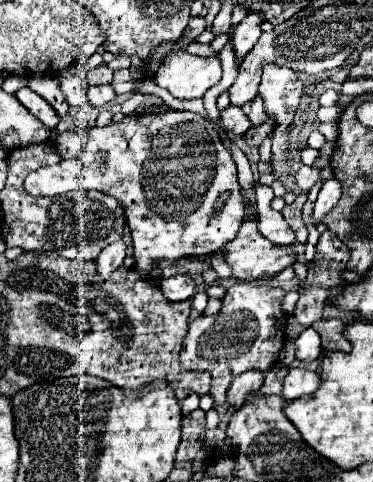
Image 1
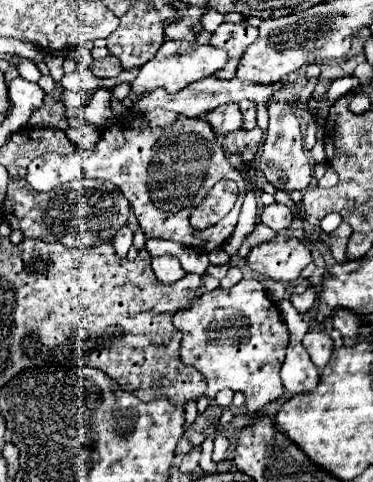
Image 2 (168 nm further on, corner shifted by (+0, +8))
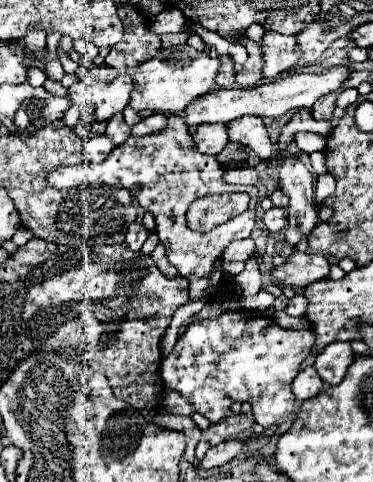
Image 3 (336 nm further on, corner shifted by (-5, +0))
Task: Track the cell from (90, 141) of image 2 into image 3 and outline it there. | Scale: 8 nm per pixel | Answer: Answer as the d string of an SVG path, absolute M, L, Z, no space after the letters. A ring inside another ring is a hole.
M92 136L84 144L84 156L88 162L102 162L114 150L114 142L108 136Z

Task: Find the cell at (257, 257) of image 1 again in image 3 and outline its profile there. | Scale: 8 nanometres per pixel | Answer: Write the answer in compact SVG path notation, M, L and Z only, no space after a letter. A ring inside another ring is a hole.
M294 252L286 264L272 270L278 282L290 288L306 288L312 282L324 280L330 274L330 262L324 254Z

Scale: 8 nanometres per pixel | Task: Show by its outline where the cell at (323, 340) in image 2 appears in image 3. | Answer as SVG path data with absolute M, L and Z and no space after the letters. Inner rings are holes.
M334 342L334 344L328 344L318 356L316 356L316 370L320 374L320 378L334 386L334 384L340 384L346 370L350 368L350 364L354 362L354 352L350 348L348 342Z

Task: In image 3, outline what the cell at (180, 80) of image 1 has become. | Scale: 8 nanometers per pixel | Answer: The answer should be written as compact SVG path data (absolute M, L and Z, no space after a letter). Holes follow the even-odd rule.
M186 44L166 48L166 50L158 52L158 56L142 62L134 72L130 72L132 82L134 82L134 90L130 94L130 106L136 112L158 110L164 114L178 114L178 112L186 110L186 106L192 100L196 100L216 88L214 78L218 74L218 66L220 66L220 60L214 60L208 54L198 52L198 54L190 56Z

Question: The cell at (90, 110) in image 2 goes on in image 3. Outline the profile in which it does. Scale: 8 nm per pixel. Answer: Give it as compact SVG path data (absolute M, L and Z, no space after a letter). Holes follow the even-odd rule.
M122 114L112 116L112 118L108 120L108 124L106 124L106 136L110 136L116 146L122 146L122 144L128 140L130 132L132 132L132 128L124 122Z

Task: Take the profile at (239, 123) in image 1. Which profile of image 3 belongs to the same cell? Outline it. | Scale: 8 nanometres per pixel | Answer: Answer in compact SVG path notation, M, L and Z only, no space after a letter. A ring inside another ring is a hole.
M198 124L196 128L190 128L190 134L202 154L216 156L228 144L226 124Z

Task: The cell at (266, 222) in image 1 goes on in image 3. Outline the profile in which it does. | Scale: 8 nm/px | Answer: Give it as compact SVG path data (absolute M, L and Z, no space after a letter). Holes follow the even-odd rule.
M270 208L268 212L264 212L264 226L270 230L270 232L280 232L284 226L286 226L286 220L288 220L288 208Z

